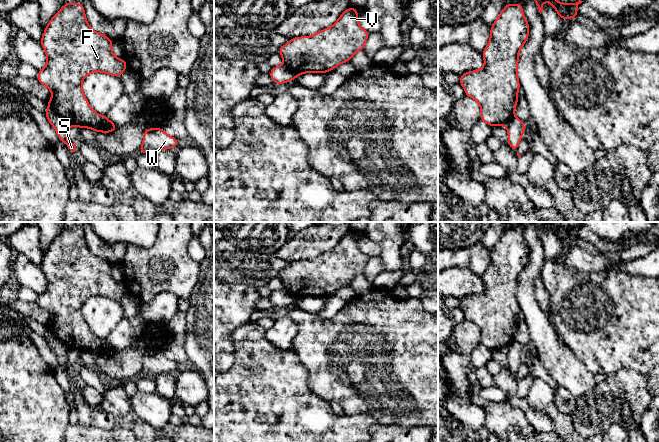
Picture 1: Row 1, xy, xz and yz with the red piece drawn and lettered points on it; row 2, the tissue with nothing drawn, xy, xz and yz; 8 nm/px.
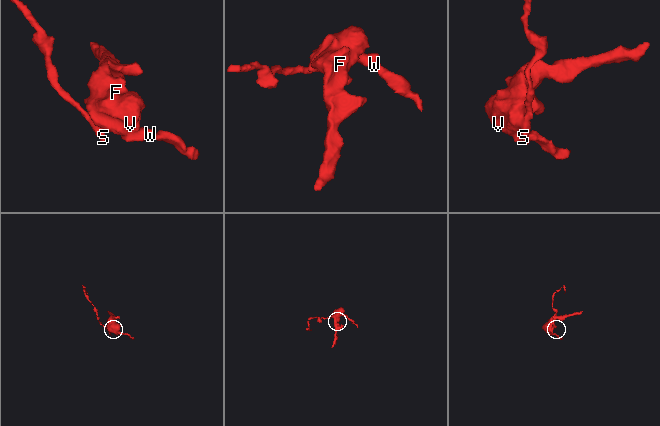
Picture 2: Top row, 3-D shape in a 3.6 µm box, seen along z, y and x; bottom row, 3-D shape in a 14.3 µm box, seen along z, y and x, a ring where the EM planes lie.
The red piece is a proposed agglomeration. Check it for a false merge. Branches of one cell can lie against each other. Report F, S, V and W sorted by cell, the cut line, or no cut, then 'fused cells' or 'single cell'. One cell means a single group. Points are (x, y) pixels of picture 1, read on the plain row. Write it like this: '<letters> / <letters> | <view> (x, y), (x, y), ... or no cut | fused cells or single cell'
F V W / S | xy (48, 328), (71, 349) | fused cells

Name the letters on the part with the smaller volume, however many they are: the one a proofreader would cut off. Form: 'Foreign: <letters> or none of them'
Foreign: S

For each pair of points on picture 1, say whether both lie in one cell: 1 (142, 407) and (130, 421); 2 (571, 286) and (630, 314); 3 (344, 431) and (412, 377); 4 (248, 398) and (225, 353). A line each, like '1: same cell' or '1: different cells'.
1: different cells
2: same cell
3: different cells
4: different cells

